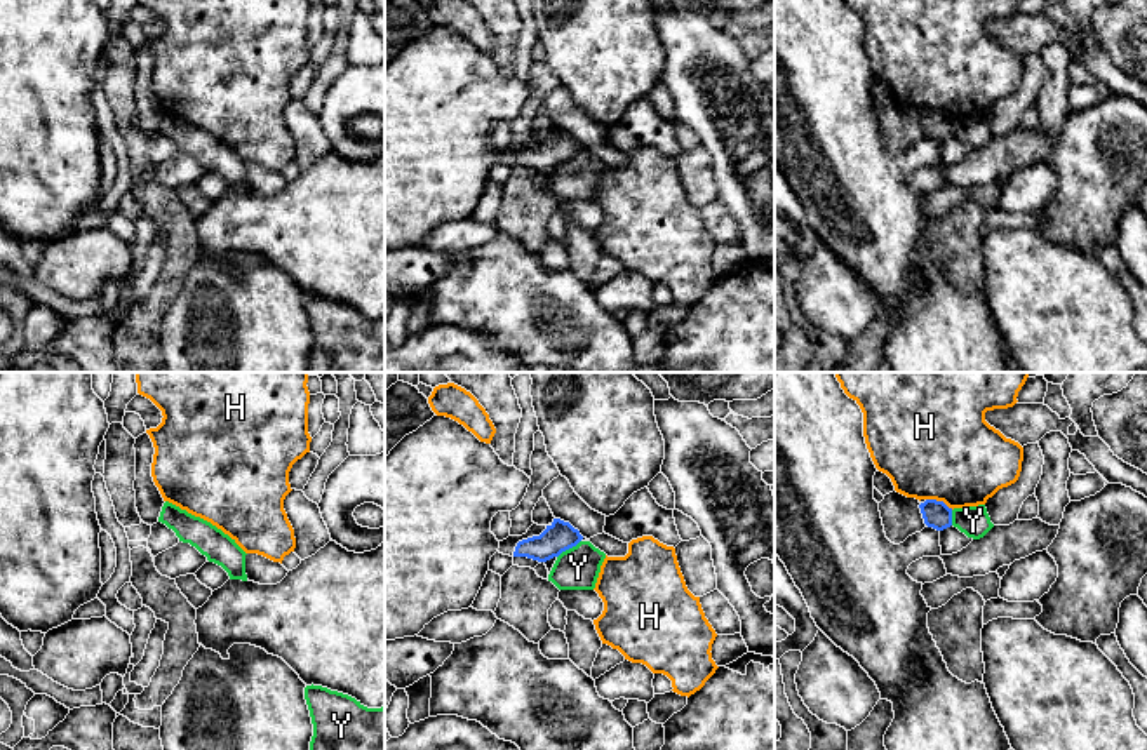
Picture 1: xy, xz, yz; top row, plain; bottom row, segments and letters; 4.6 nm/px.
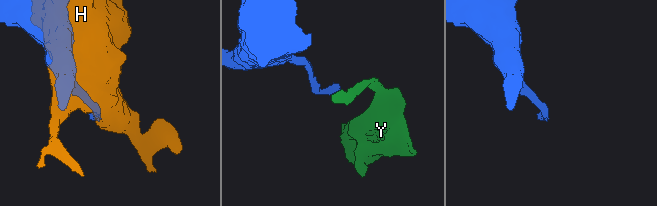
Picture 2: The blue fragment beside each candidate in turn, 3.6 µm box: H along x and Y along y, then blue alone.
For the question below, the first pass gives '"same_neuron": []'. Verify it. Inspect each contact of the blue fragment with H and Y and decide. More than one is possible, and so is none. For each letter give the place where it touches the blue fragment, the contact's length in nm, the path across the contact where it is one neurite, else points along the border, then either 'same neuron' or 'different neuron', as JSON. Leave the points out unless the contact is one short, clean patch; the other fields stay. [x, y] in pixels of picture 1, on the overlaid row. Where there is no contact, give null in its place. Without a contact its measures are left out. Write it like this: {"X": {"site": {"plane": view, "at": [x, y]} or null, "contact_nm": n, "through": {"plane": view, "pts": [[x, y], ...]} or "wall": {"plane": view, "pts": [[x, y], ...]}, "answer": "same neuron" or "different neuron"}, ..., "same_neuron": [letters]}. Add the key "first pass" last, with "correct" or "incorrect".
{"H": {"site": {"plane": "yz", "at": [940, 502]}, "contact_nm": 140, "answer": "different neuron"}, "Y": {"site": {"plane": "xz", "at": [568, 549]}, "contact_nm": 140, "wall": {"plane": "xz", "pts": [[580, 540], [557, 557]]}, "answer": "different neuron"}, "same_neuron": [], "first pass": "correct"}

